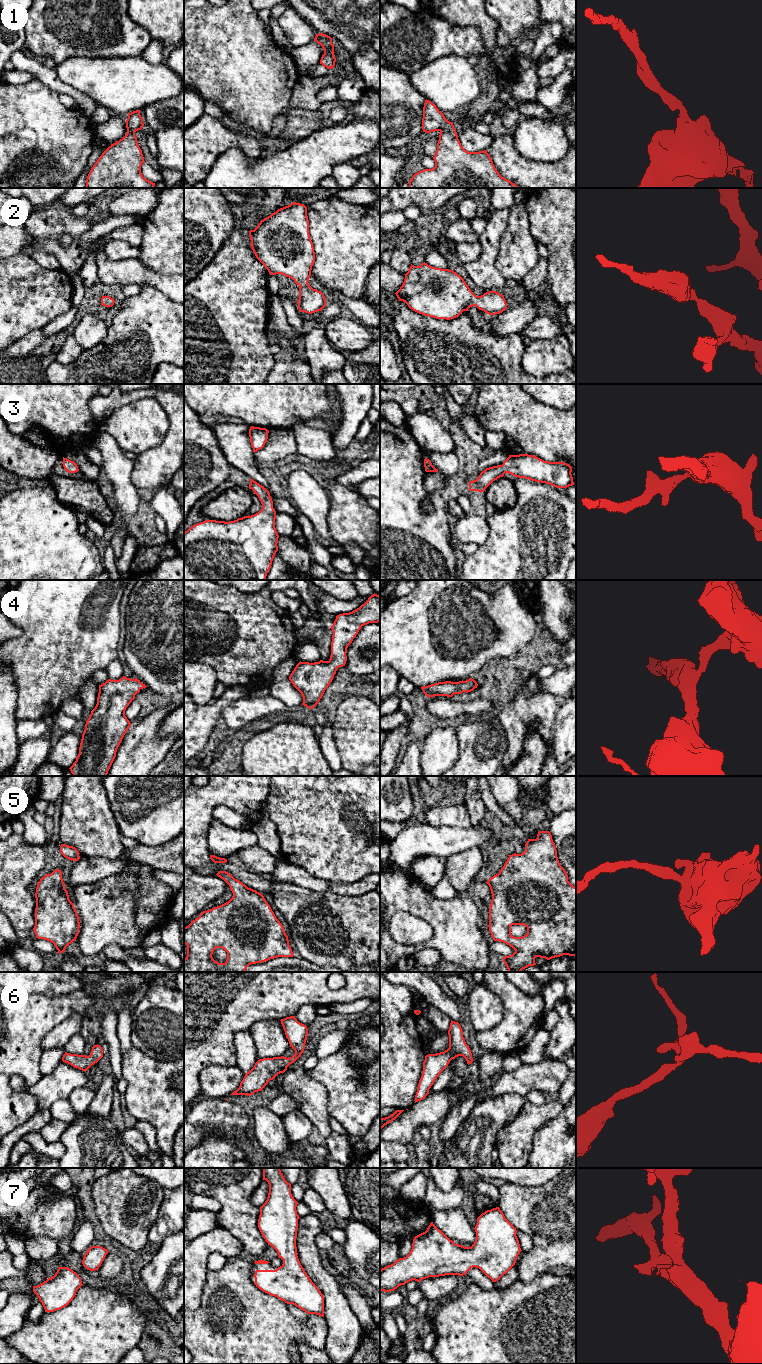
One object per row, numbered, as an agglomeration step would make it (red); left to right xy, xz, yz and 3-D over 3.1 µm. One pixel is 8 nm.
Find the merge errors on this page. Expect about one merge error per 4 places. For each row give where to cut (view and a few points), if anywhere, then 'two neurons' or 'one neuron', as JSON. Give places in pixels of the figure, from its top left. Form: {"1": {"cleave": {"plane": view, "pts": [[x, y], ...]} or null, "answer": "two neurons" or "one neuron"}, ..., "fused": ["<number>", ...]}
{"1": {"cleave": null, "answer": "one neuron"}, "2": {"cleave": null, "answer": "one neuron"}, "3": {"cleave": null, "answer": "one neuron"}, "4": {"cleave": null, "answer": "one neuron"}, "5": {"cleave": null, "answer": "one neuron"}, "6": {"cleave": null, "answer": "one neuron"}, "7": {"cleave": null, "answer": "one neuron"}, "fused": []}

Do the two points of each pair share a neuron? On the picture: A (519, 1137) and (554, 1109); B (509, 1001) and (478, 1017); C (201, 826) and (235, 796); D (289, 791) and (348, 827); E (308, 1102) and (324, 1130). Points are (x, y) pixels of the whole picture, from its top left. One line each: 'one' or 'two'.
A: one
B: two
C: one
D: one
E: one

